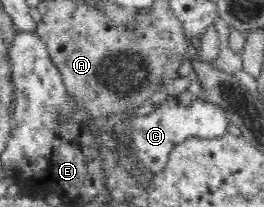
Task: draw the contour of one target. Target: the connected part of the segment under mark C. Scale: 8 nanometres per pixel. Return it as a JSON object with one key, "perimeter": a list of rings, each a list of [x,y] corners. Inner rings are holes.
{"perimeter":[[[203,98],[181,106],[179,100],[167,100],[147,116],[132,118],[131,137],[142,164],[153,174],[160,173],[170,161],[170,152],[189,139],[211,139],[224,136],[230,122],[225,112]]]}

